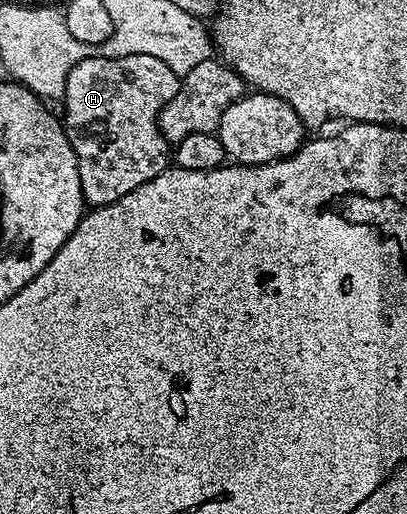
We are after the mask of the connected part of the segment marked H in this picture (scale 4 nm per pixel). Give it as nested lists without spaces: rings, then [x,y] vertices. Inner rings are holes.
[[[96,53],[76,65],[66,77],[65,91],[62,96],[64,132],[78,161],[78,177],[82,185],[85,204],[95,209],[105,207],[122,197],[126,197],[138,185],[146,185],[170,167],[170,144],[160,132],[162,109],[178,93],[181,76],[176,75],[170,66],[157,57],[144,55],[118,56],[105,58]]]

